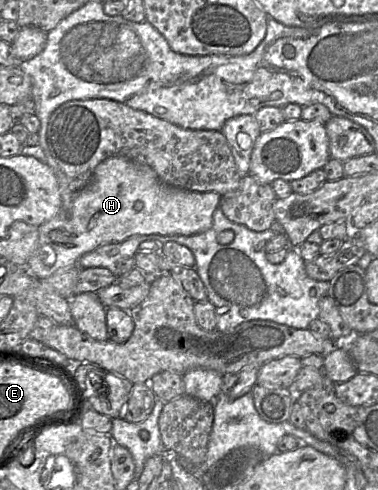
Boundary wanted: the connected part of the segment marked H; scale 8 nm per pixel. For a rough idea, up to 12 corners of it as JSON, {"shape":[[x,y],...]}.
{"shape":[[120,156],[38,227],[44,279],[99,246],[209,230],[221,195]]}

